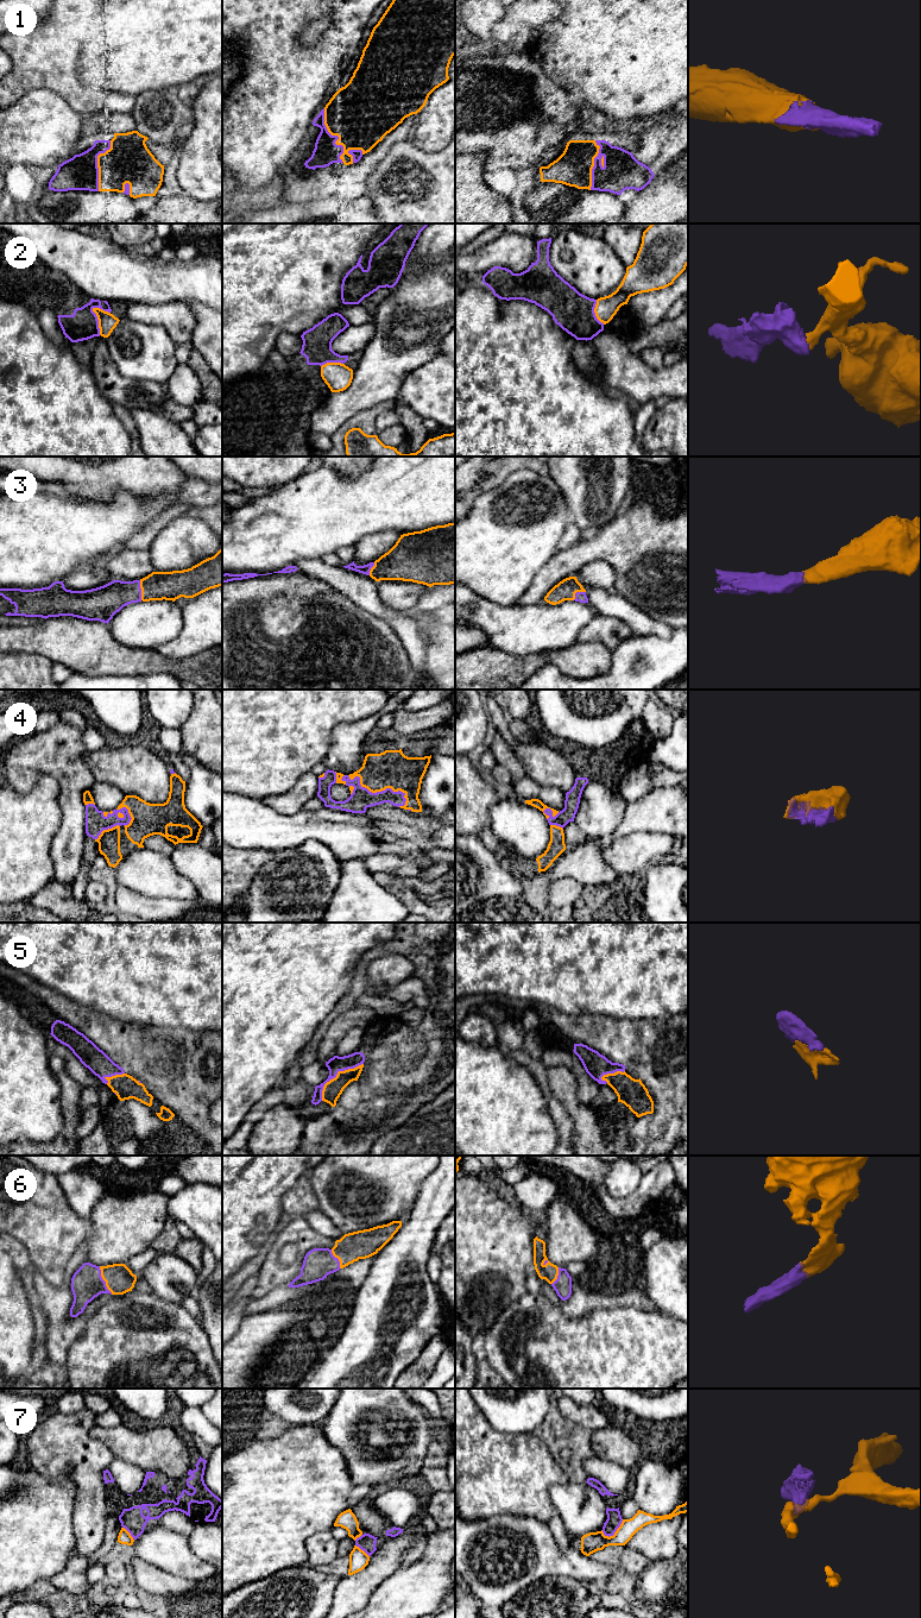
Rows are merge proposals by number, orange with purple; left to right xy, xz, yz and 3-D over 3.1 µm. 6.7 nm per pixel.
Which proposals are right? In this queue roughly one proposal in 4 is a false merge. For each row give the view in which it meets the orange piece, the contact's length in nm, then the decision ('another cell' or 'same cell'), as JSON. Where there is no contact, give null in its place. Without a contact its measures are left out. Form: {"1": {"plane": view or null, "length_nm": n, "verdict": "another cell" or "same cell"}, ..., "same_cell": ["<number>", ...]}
{"1": {"plane": "xz", "length_nm": 400, "verdict": "same cell"}, "2": {"plane": "xy", "length_nm": 200, "verdict": "another cell"}, "3": {"plane": "xy", "length_nm": 140, "verdict": "same cell"}, "4": {"plane": "xz", "length_nm": 440, "verdict": "same cell"}, "5": {"plane": "xz", "length_nm": 380, "verdict": "same cell"}, "6": {"plane": "xy", "length_nm": 220, "verdict": "same cell"}, "7": {"plane": "yz", "length_nm": 170, "verdict": "another cell"}, "same_cell": ["1", "3", "4", "5", "6"]}

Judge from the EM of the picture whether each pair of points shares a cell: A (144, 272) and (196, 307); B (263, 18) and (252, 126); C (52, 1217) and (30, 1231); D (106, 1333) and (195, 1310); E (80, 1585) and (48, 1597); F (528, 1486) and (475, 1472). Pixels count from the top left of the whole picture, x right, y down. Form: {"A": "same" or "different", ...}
{"A": "different", "B": "same", "C": "same", "D": "different", "E": "different", "F": "same"}

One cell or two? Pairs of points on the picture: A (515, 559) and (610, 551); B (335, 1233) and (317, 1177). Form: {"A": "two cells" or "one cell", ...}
{"A": "two cells", "B": "two cells"}

